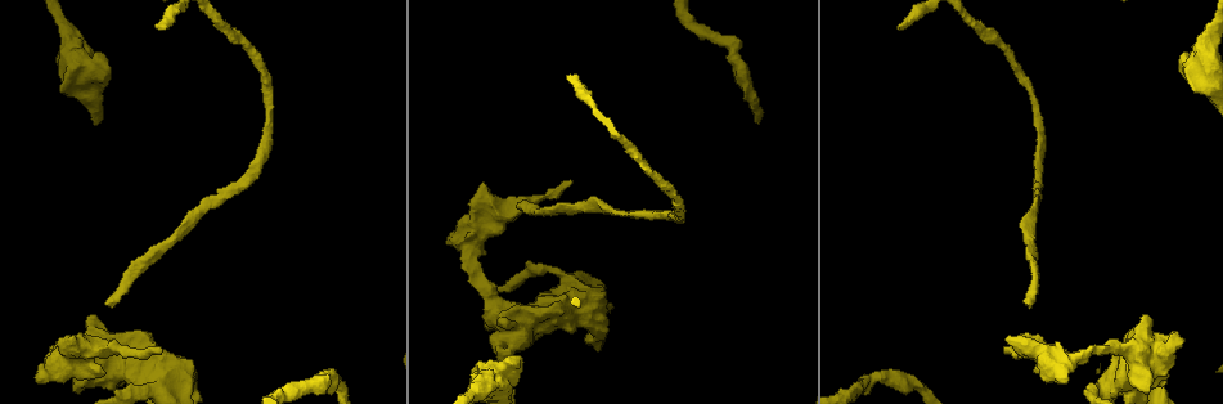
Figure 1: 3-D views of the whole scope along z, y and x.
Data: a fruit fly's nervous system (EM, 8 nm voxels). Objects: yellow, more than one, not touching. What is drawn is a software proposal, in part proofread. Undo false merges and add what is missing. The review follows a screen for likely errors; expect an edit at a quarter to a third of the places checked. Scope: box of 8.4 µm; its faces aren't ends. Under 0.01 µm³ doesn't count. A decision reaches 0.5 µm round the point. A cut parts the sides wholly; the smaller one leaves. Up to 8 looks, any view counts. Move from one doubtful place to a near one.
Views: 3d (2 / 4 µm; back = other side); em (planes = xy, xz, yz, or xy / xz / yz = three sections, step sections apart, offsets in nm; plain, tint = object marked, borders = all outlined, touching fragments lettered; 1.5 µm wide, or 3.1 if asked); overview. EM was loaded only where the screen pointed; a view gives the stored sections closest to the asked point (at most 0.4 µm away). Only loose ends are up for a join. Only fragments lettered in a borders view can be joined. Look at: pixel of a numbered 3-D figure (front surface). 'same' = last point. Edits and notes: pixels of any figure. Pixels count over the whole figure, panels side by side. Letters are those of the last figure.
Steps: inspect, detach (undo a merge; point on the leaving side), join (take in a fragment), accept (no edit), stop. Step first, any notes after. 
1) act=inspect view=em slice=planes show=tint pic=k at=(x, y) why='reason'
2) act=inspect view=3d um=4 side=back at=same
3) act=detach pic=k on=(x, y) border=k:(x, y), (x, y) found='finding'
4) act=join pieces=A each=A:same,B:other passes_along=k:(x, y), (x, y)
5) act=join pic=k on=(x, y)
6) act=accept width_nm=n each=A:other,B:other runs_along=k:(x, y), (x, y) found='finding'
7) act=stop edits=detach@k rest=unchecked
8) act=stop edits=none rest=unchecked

act=inspect view=em slice=xz step=8 show=borders pic=1 at=(156, 25) why='an open end'

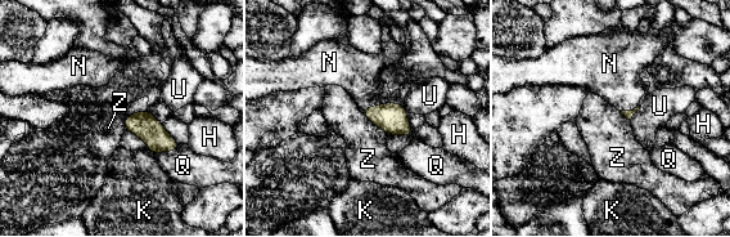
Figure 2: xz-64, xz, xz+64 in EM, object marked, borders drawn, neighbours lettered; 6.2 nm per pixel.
act=join pic=2 on=(359, 74) longest_contact=Z:240nm each=H:other,K:other,N:same,Q:other,U:other,Z:other found='it goes on there'

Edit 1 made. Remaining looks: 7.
act=inspect view=3d um=2 pic=1 at=(108, 306) why='end of a long branch'

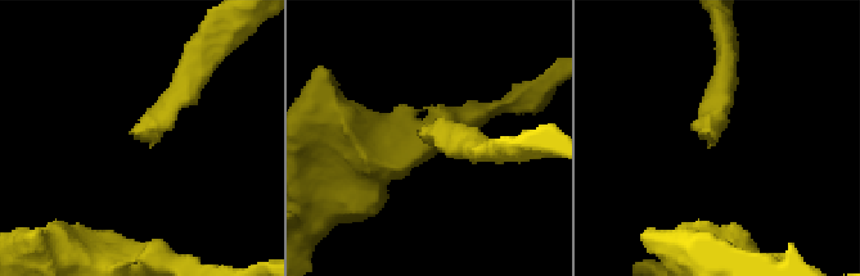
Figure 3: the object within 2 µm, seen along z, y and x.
act=inspect view=em slice=xz step=4 show=plain pic=3 at=(141, 139)

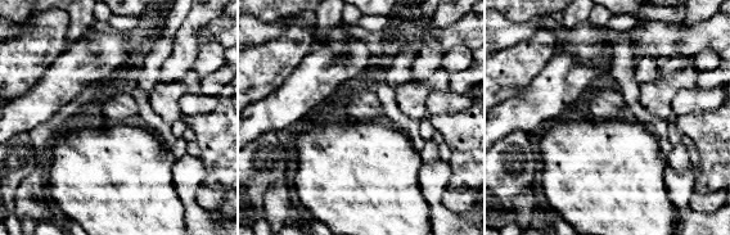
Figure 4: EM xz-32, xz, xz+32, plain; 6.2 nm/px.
act=inspect view=em slice=xz step=4 show=borders at=same why='what lies round it'

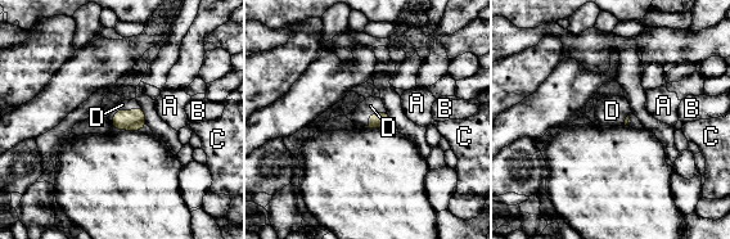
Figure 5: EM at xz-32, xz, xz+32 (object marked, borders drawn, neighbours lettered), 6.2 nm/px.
act=join pic=5 on=(122, 104) each=A:other,B:other,C:other,D:same passes_along=5:(124, 120), (121, 111), (122, 104) found='it goes on there'

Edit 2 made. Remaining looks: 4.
act=inspect view=overview why='see it whole again'

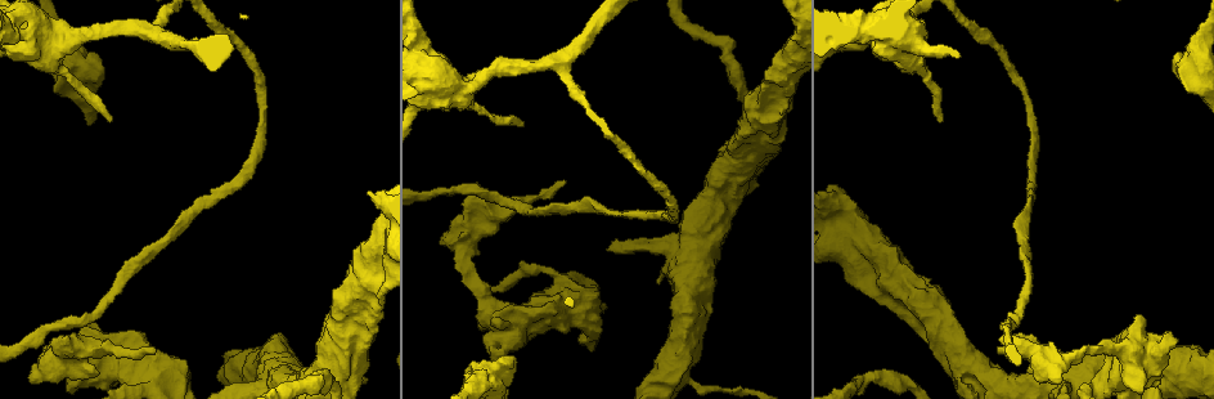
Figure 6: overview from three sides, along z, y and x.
act=inspect view=em slice=yz step=8 show=borders pic=6 at=(520, 121) why='an open end'

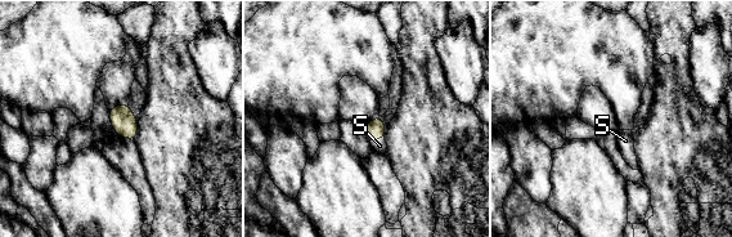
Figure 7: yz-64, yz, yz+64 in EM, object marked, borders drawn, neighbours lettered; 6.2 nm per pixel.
act=join pic=7 on=(380, 146) longest_contact=S:90nm each=S:same found='it goes on there'

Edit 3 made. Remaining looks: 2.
act=stop edits=join@2,join@5,join@7 rest=unchecked

